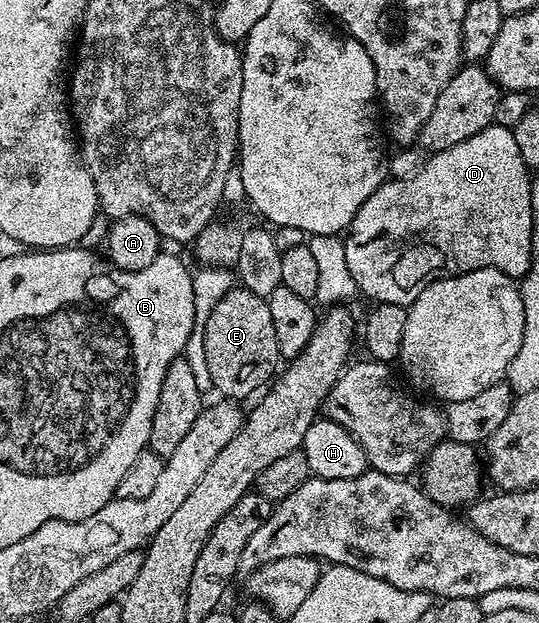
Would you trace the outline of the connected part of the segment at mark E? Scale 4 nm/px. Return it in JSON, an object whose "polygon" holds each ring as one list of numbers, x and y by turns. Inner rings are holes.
{"polygon":[[232,286,232,289,230,289,225,295,221,297,221,302,217,303,217,306,213,307,212,314,209,315,209,319,206,320,206,326,201,330,201,336,203,336,205,339,205,361,208,364,212,388,215,391,218,390,221,393,219,395,223,396,224,398,233,401,241,401,241,398,249,396,259,387,262,386,261,388,264,388,272,380,272,377,278,370,277,363,280,362,281,358,279,356,279,348,277,347,277,335,274,334,273,315,270,314,266,298,253,294,243,286]]}

